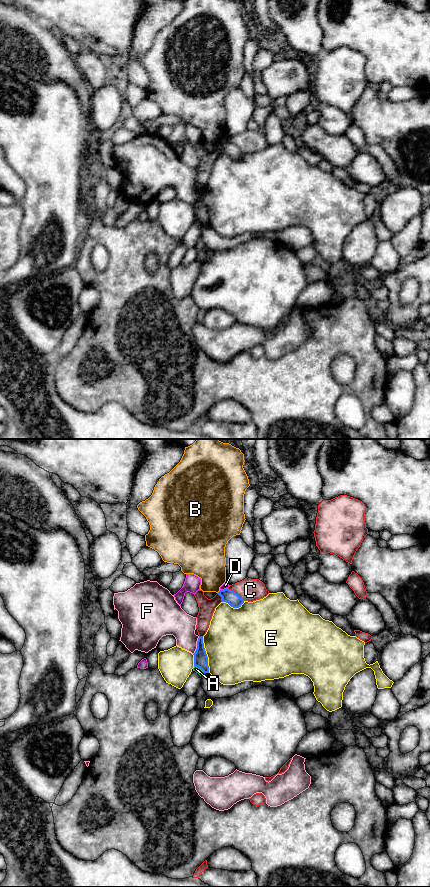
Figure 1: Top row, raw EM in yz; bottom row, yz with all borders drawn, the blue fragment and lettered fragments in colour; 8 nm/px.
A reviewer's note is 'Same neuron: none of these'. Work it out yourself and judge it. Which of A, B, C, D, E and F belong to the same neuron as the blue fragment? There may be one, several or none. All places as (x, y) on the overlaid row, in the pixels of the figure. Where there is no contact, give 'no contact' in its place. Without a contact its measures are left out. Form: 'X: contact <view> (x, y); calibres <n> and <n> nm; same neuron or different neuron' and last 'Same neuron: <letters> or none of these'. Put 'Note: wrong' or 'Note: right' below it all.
A: contact yz (199, 667); calibres 110 and 50 nm; different neuron
B: contact yz (219, 591); calibres 110 and 280 nm; different neuron
C: contact yz (236, 593); calibres 110 and 180 nm; different neuron
D: contact yz (224, 589); calibres 110 and 50 nm; different neuron
E: contact yz (206, 655); calibres 110 and 500 nm; different neuron
F: contact yz (197, 646); calibres 110 and 220 nm; different neuron
Same neuron: none of these
Note: right

